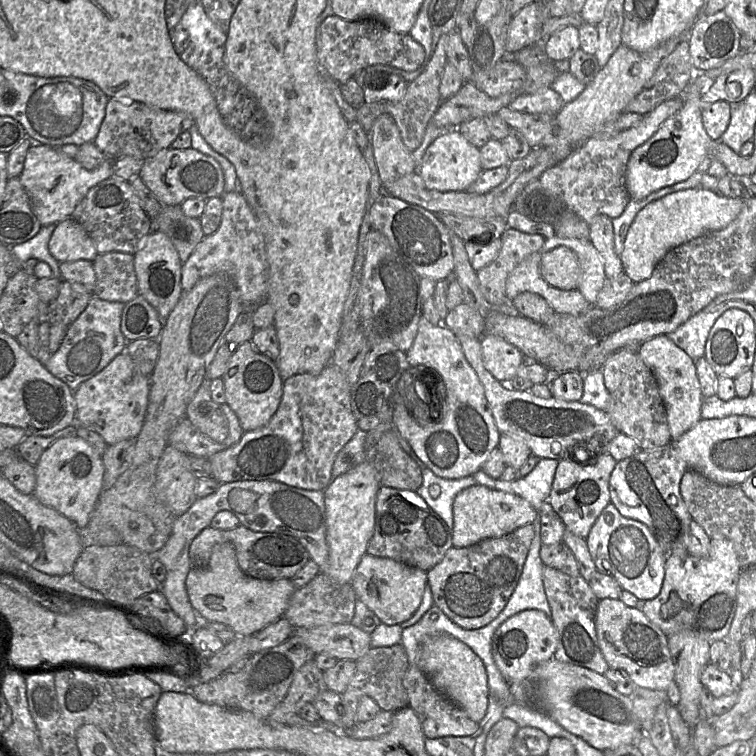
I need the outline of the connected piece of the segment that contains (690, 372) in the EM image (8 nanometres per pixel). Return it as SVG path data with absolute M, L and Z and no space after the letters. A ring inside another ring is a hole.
M661 334L642 342L637 347L637 355L654 374L663 399L672 440L678 439L701 420L703 402L695 361L666 334Z

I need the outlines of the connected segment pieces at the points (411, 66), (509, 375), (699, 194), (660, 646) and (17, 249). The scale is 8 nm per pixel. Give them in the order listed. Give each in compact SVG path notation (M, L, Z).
M333 14L326 17L317 27L317 60L319 67L325 68L331 77L340 84L353 78L358 71L376 64L414 71L420 67L424 61L424 56L423 47L409 33L397 33L377 19L349 21Z
M494 334L481 337L481 348L485 368L501 383L509 384L526 362L518 348Z
M701 187L680 190L650 202L635 217L620 255L623 270L634 282L648 279L658 263L673 248L726 228L743 207L743 199L720 195Z
M601 599L596 609L595 627L600 650L609 667L624 670L635 686L666 691L674 682L675 667L668 636L640 608L629 607L620 599Z
M56 224L42 226L38 233L28 241L11 246L13 257L21 264L30 258L46 262L52 272L52 277L61 278L59 262L51 255L48 249L50 237L56 227Z

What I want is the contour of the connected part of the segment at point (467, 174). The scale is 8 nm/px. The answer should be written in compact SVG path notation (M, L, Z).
M457 129L441 133L427 148L416 170L428 189L440 192L467 191L482 171L479 148L469 143Z

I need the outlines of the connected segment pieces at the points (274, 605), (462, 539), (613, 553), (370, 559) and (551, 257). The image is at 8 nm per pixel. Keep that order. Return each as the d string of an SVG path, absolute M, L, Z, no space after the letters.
M230 542L215 544L206 568L192 567L186 577L189 601L202 622L219 622L230 626L237 637L252 636L283 617L296 588L291 579L257 579L246 575L238 566L235 547Z
M475 484L456 495L453 518L452 544L454 547L467 547L483 539L501 537L521 526L532 524L536 511L528 501L516 494Z
M610 502L596 519L585 540L596 569L611 575L623 590L642 601L651 600L659 594L667 555L644 523L624 517Z
M367 553L356 567L350 584L356 597L387 625L398 625L409 620L420 606L425 587L428 585L427 572L390 558Z
M560 246L543 253L540 273L554 288L578 290L581 268L576 253L568 247Z

